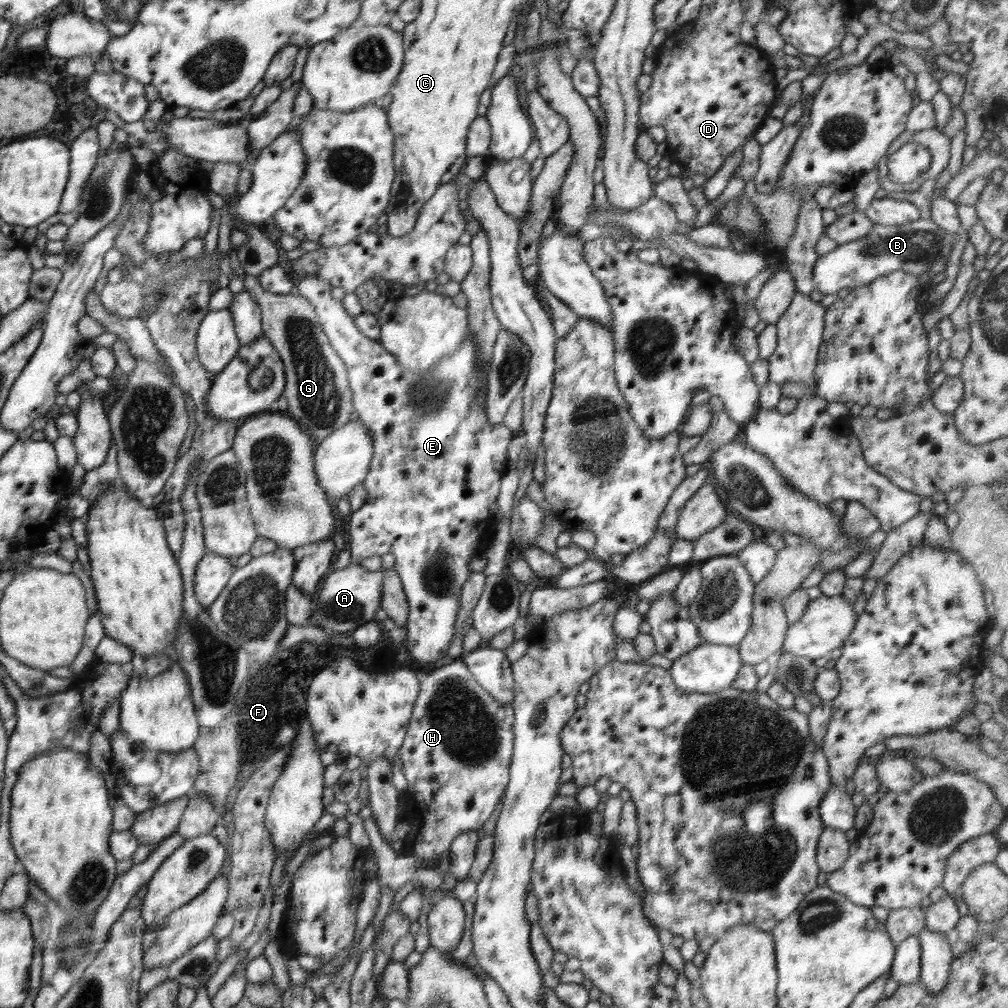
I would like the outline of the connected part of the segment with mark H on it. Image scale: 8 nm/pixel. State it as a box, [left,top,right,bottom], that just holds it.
[399,659,514,865]

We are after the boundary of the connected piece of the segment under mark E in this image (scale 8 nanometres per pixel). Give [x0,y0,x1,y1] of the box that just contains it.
[296,276,514,665]

